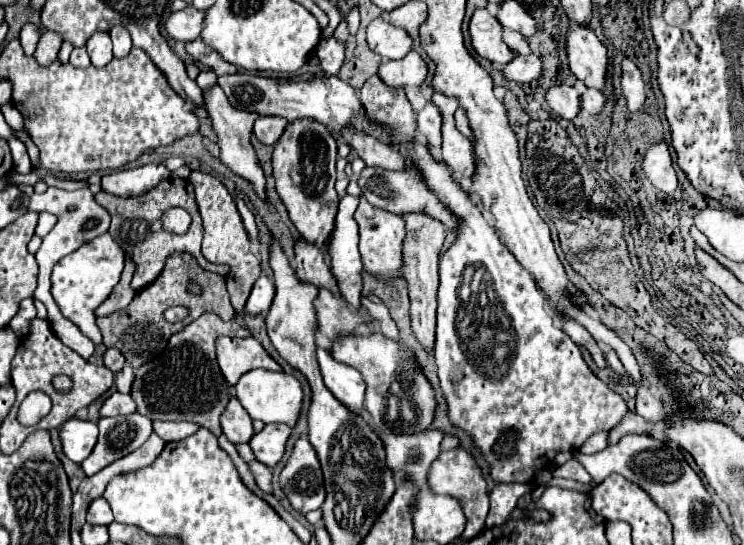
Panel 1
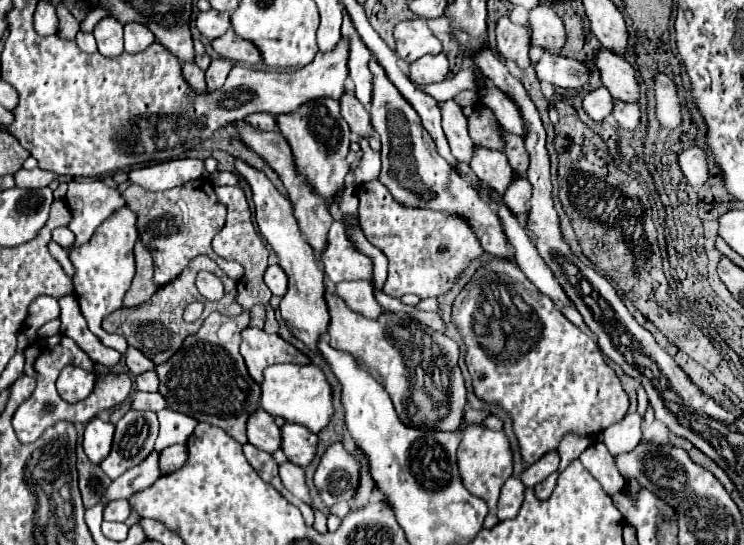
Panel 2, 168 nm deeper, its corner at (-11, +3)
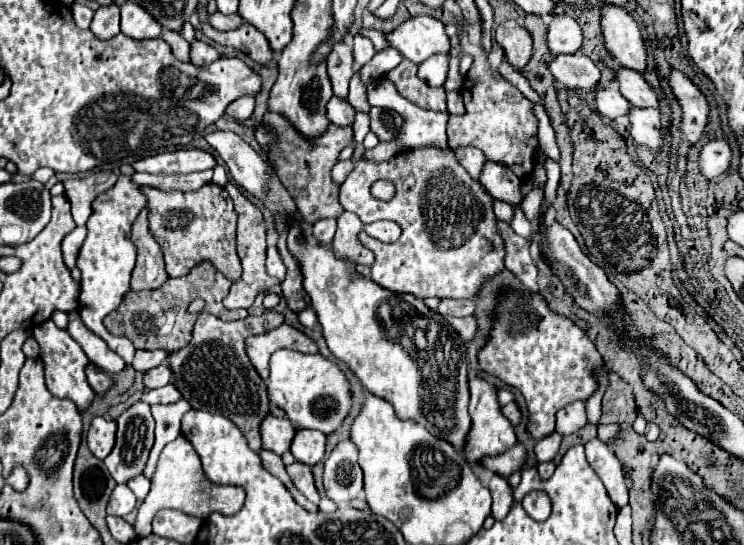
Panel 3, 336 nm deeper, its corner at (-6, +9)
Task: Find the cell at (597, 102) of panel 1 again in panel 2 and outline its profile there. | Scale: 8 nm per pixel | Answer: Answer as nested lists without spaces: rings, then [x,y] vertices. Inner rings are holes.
[[[613,101],[613,111],[611,115],[615,121],[625,127],[625,129],[635,129],[639,123],[639,107],[635,103],[625,103],[625,101]]]

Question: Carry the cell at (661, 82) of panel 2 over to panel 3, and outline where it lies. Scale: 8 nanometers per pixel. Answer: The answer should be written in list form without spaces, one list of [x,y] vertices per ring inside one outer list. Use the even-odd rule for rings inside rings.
[[[680,71],[670,73],[670,87],[682,105],[682,135],[688,137],[690,145],[696,145],[700,139],[706,137],[708,113],[710,105],[700,89]]]

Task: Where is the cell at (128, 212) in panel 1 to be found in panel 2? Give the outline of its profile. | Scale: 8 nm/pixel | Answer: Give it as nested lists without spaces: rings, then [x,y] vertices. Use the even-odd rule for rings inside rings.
[[[195,179],[195,181],[183,183],[181,187],[173,187],[161,193],[151,193],[141,187],[129,185],[121,195],[127,207],[137,213],[139,239],[153,255],[155,285],[159,287],[167,285],[171,279],[175,279],[183,271],[189,259],[197,255],[209,255],[233,281],[239,281],[243,277],[243,267],[237,261],[223,261],[211,249],[211,239],[221,231],[225,223],[225,213],[227,213],[225,207],[217,201],[211,181]]]

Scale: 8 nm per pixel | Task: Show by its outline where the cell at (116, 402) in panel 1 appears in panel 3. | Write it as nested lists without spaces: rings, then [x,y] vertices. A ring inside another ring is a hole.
[[[170,383],[166,387],[160,387],[160,389],[154,389],[154,391],[146,391],[142,401],[154,405],[154,403],[176,403],[182,399],[182,393]]]

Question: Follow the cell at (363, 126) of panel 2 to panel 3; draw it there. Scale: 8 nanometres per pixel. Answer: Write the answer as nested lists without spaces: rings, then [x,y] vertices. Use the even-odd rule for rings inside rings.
[[[340,41],[332,47],[328,53],[328,75],[334,87],[334,93],[342,99],[348,97],[348,83],[350,77],[354,75],[354,57],[352,57],[352,47],[346,41]]]

